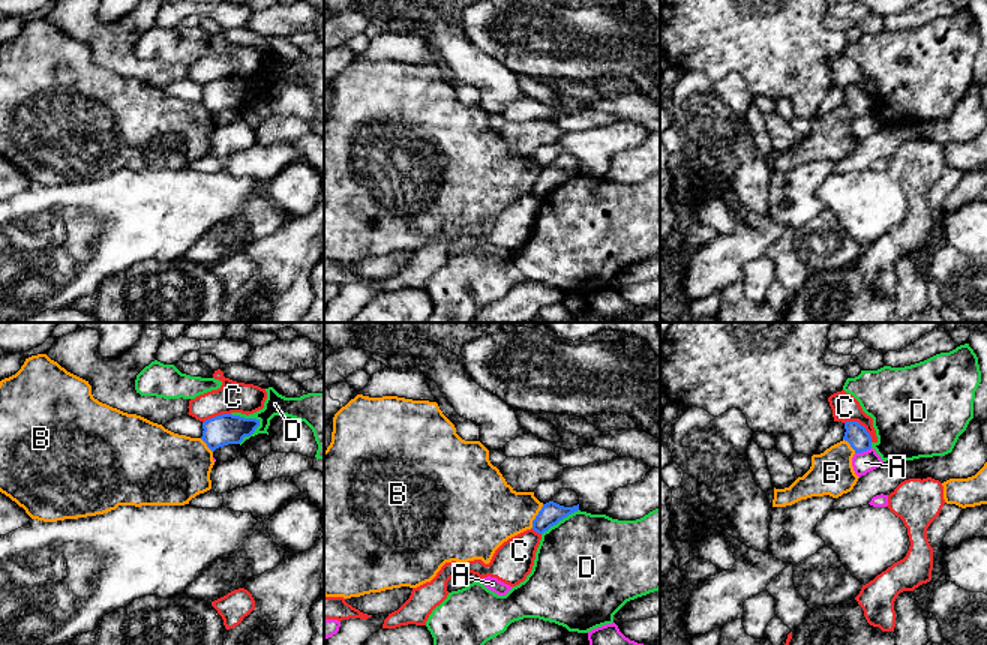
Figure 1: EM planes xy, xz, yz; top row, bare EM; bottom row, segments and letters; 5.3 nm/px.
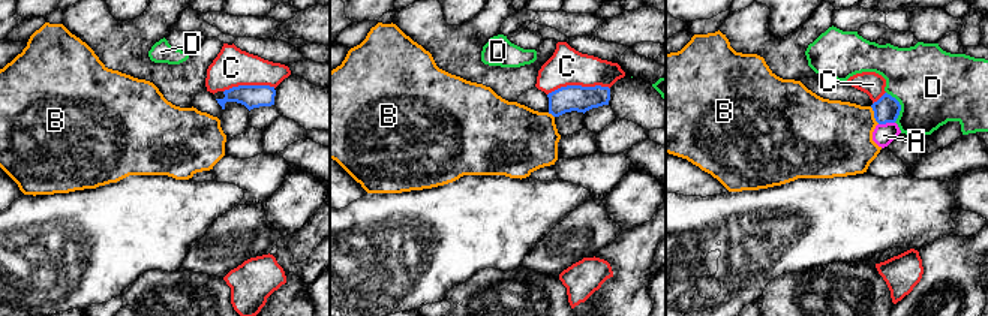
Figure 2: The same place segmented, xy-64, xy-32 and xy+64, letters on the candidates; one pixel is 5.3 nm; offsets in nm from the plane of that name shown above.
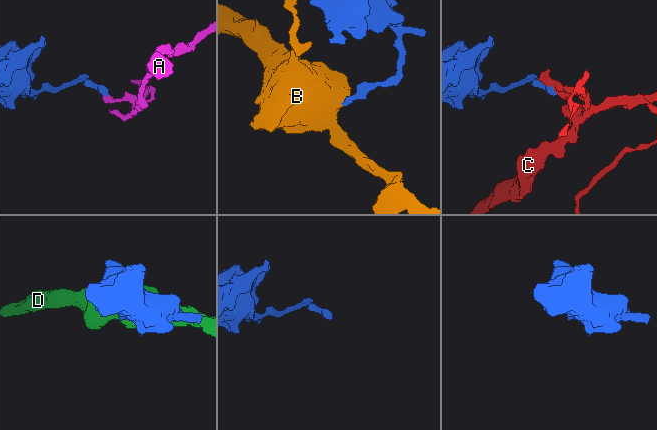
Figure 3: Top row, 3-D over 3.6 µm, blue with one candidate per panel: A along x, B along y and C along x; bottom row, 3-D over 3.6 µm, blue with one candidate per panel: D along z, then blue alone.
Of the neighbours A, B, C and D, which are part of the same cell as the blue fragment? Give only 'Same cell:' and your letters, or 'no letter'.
Same cell: no letter

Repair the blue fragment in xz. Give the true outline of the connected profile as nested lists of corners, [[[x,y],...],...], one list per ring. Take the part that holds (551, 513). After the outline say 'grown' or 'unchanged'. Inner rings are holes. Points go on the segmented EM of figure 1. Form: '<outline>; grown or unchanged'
[[[554,501],[543,504],[542,510],[532,520],[532,530],[538,534],[543,534],[550,526],[556,525],[560,520],[567,518],[568,514],[579,510],[579,504],[573,507],[564,507]]]; unchanged

